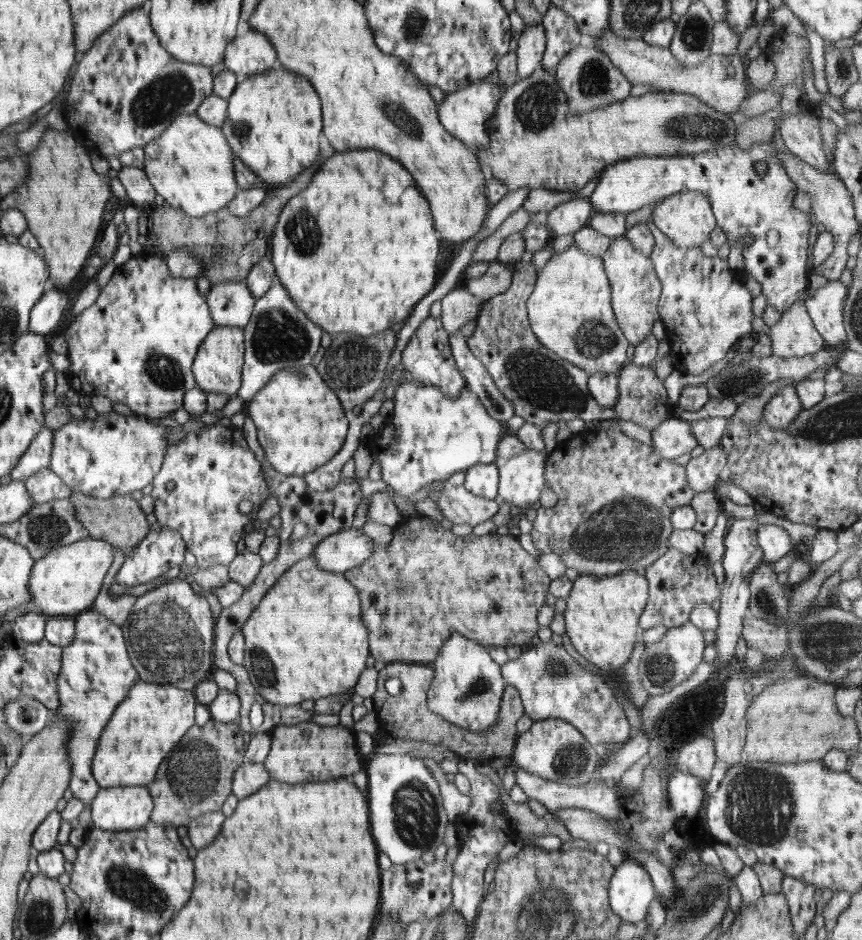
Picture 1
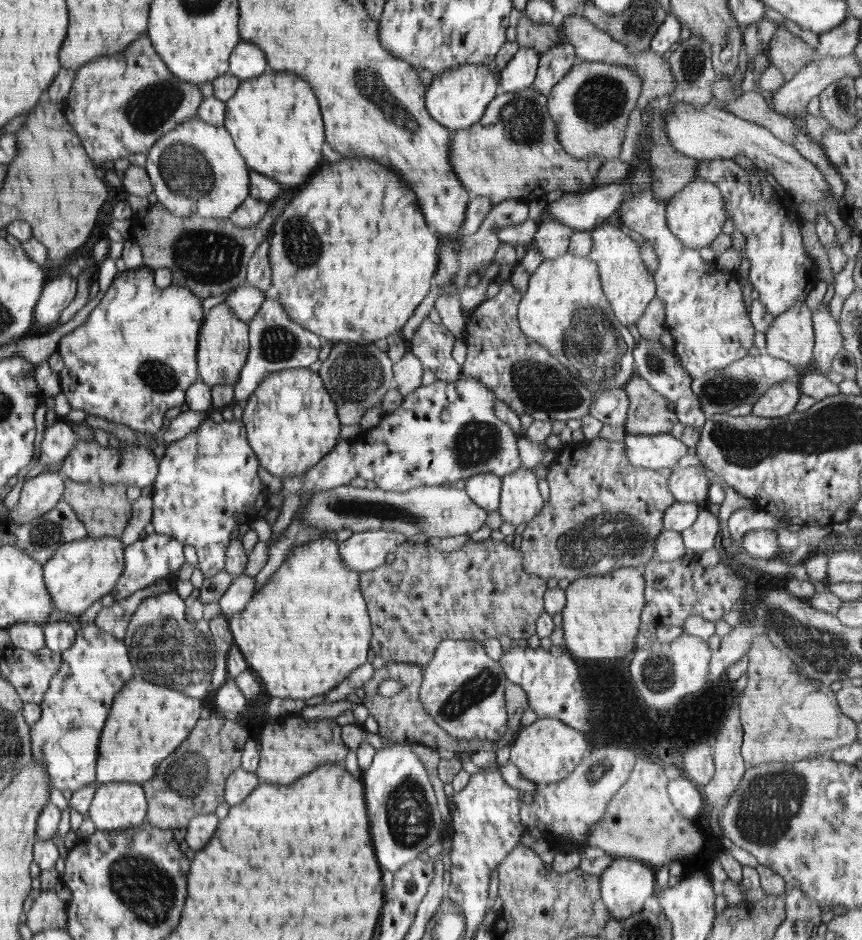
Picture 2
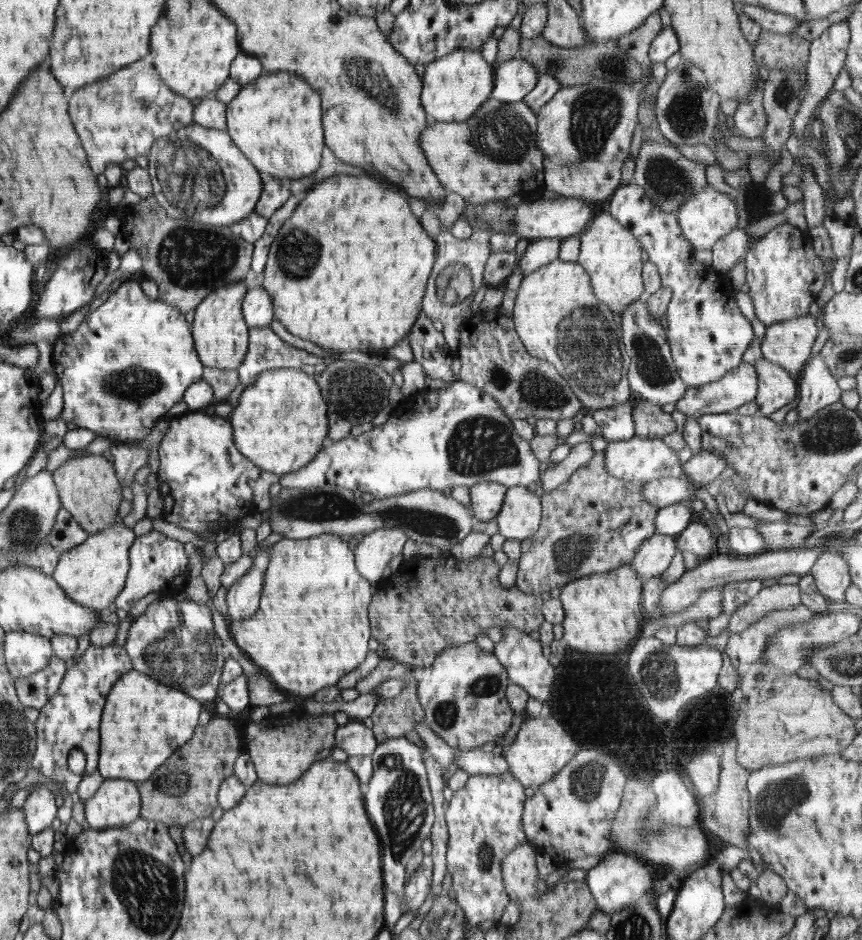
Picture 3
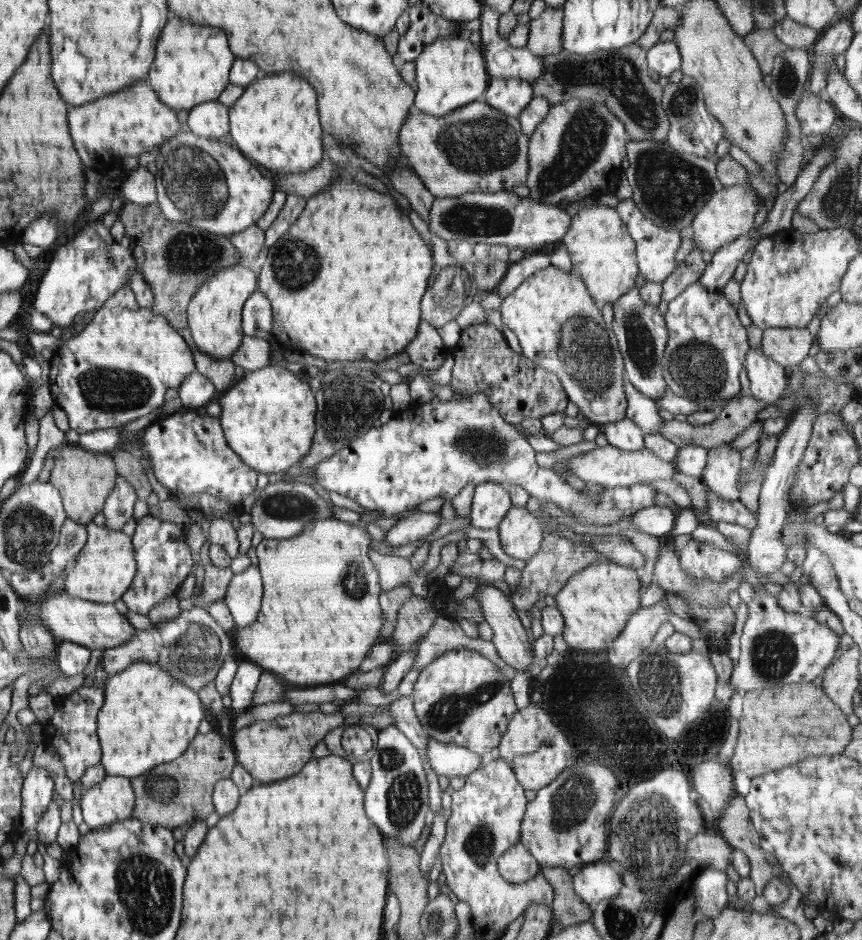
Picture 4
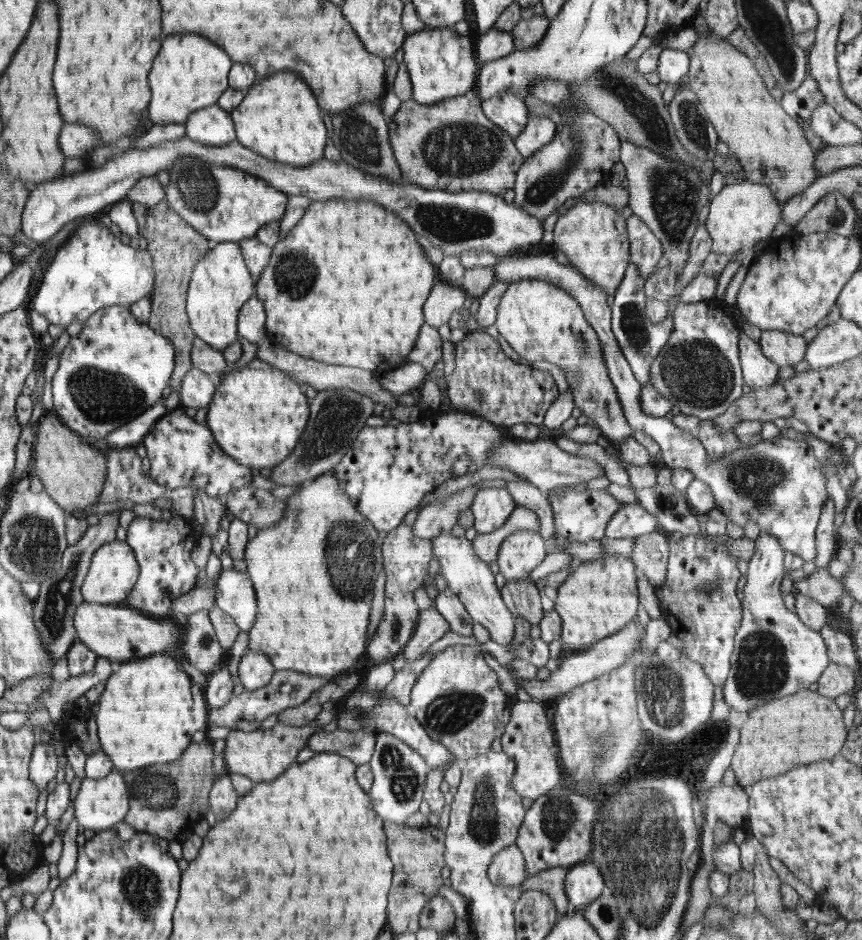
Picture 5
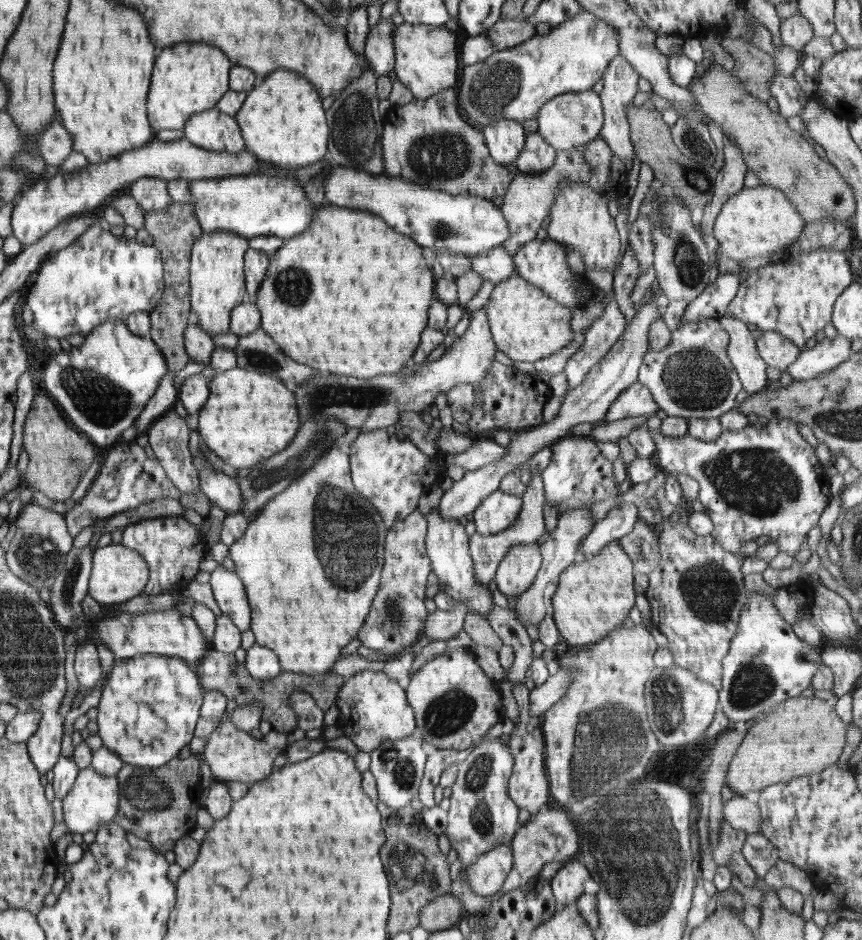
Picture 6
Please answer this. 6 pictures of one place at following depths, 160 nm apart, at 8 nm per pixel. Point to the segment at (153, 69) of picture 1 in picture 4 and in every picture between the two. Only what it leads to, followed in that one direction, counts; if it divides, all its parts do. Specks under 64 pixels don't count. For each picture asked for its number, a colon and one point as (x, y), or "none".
2: (120, 105)
3: (119, 118)
4: (130, 122)

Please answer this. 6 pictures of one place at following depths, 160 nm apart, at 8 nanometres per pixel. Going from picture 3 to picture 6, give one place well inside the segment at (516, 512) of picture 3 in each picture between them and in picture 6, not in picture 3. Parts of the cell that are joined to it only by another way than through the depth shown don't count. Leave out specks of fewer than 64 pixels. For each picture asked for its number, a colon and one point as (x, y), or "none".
4: (520, 532)
5: (521, 552)
6: (518, 569)

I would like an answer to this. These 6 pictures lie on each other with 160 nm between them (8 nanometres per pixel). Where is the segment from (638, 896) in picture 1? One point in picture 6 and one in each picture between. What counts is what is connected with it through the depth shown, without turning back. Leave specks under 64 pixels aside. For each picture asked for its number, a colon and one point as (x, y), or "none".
2: (626, 884)
3: (618, 880)
4: (595, 881)
5: (584, 882)
6: (567, 885)

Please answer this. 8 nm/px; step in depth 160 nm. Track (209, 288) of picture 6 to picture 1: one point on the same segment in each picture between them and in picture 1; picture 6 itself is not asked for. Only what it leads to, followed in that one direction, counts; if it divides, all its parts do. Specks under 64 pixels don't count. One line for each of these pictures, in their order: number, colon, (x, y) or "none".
1: (217, 368)
2: (223, 342)
3: (220, 333)
4: (214, 314)
5: (220, 284)

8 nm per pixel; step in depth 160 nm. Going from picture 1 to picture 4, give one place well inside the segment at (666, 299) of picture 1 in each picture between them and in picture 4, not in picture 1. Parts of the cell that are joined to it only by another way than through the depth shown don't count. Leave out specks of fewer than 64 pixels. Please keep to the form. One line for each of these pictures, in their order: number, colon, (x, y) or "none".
2: (704, 311)
3: (707, 333)
4: (706, 348)

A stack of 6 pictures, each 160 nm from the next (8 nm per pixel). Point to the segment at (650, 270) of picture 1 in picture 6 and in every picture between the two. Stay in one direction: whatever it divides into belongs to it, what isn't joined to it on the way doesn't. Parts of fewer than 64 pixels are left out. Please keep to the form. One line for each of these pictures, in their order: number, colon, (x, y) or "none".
2: (626, 282)
3: (611, 255)
4: (603, 254)
5: (593, 236)
6: (579, 219)

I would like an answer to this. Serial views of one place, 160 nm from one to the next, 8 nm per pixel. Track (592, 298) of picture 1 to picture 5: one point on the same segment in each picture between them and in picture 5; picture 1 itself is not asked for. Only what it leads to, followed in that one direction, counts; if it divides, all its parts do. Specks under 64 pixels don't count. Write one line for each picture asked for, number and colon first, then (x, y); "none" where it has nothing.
2: (564, 309)
3: (557, 316)
4: (559, 326)
5: (544, 324)

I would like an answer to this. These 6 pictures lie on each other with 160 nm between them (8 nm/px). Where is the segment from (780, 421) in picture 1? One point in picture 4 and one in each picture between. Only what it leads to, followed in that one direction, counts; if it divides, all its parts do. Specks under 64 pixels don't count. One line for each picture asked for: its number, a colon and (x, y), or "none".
2: (780, 399)
3: (776, 387)
4: (768, 380)

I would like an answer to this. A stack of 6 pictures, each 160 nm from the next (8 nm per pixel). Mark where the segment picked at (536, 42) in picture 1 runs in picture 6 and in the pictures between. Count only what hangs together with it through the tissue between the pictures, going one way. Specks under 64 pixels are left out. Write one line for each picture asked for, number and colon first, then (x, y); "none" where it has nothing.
2: (519, 73)
3: (514, 79)
4: (509, 95)
5: (507, 111)
6: (505, 139)

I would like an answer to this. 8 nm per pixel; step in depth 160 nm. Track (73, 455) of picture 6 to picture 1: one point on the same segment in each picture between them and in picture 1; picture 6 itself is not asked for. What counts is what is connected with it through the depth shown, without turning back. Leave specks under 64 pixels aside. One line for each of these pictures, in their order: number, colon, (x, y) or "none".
1: (119, 520)
2: (105, 510)
3: (88, 487)
4: (84, 479)
5: (73, 474)

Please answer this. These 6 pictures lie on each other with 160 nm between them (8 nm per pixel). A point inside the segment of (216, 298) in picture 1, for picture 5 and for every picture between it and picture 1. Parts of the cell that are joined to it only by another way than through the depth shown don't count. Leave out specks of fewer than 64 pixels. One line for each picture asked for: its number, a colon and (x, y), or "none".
2: (245, 300)
3: (257, 307)
4: (257, 316)
5: (251, 318)

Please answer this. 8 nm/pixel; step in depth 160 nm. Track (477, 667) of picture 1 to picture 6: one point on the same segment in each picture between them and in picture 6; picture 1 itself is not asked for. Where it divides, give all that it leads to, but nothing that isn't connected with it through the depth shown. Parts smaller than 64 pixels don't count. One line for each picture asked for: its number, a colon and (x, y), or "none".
2: (463, 690)
3: (463, 693)
4: (462, 698)
5: (457, 700)
6: (455, 703)

